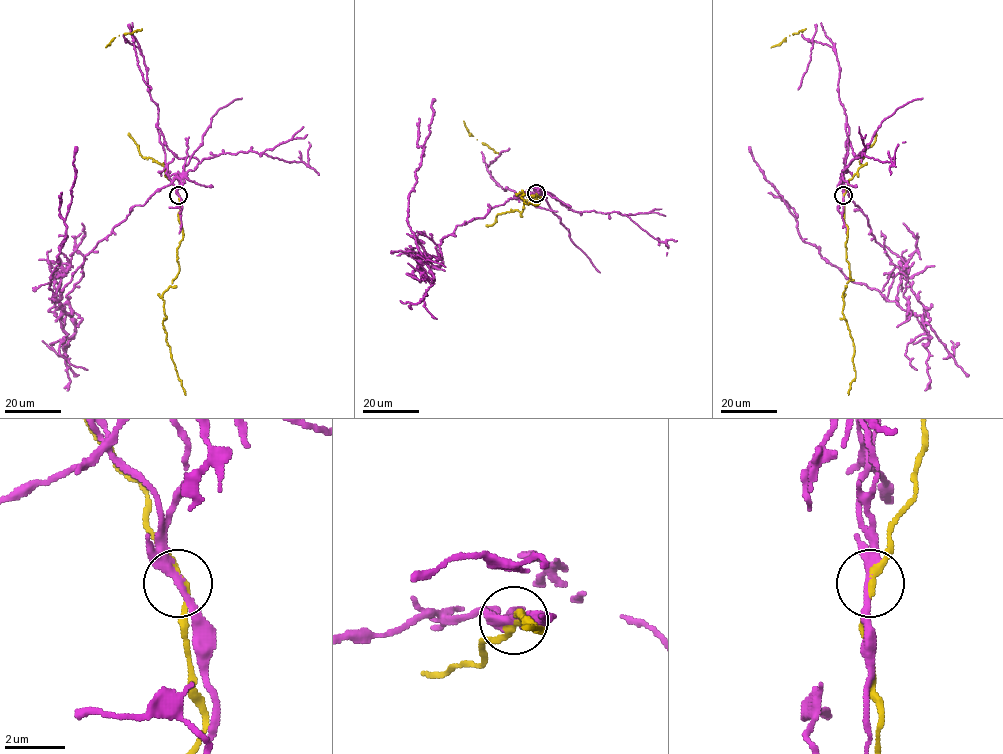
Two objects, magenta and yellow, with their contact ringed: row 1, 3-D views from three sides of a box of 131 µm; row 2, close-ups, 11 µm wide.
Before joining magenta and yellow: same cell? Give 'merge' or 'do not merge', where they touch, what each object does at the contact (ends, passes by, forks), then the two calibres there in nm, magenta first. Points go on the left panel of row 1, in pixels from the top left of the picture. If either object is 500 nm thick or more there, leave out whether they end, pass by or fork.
do not merge; place (178, 195); magenta passes by; yellow passes by; calibres 260 and 200 nm

